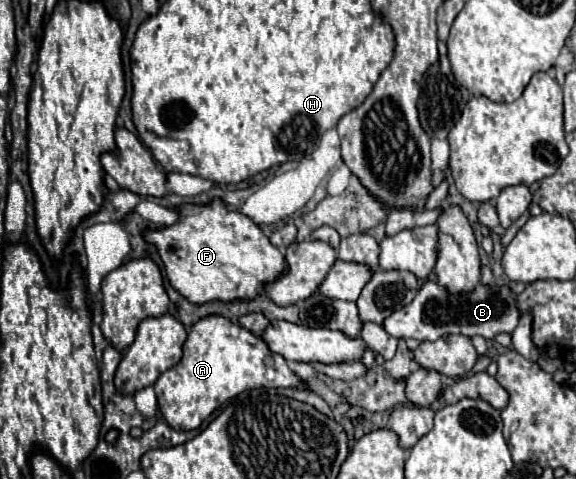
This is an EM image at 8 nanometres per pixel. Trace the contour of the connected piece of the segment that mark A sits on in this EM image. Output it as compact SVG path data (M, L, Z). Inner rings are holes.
M211 314L205 316L201 320L197 320L189 332L187 332L187 340L183 342L183 358L177 366L165 370L157 382L155 382L155 394L157 394L157 402L159 402L159 410L163 414L163 418L167 420L167 424L173 430L195 430L201 426L201 422L225 400L251 390L251 388L293 388L293 386L301 386L301 378L287 366L285 358L281 354L275 354L267 348L267 344L255 336L253 332L249 332L247 328L239 326L237 322L219 316L219 314Z

